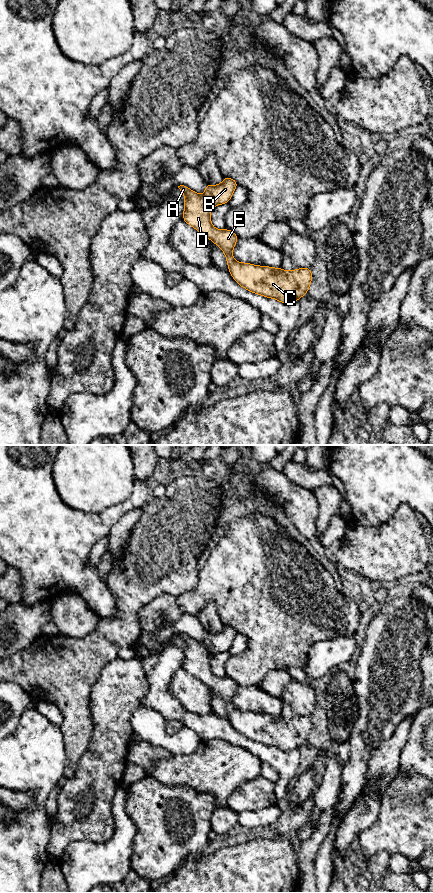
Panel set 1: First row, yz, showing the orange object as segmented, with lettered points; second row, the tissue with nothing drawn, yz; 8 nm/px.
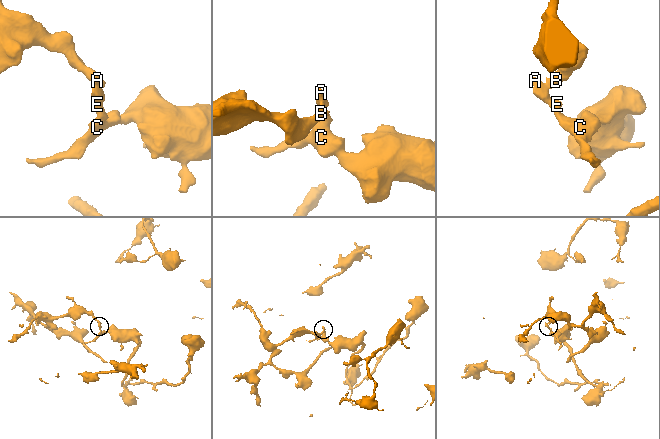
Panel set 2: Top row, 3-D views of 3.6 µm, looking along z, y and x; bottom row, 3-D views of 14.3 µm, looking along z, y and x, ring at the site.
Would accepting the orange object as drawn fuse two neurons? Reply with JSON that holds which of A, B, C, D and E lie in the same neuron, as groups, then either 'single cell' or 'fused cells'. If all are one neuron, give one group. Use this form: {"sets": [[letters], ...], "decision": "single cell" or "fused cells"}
{"sets": [["A", "C", "D", "E"], ["B"]], "decision": "fused cells"}

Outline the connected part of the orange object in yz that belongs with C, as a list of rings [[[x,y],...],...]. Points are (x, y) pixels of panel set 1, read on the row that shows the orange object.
[[[184,185],[178,188],[185,195],[183,221],[223,250],[228,270],[240,286],[281,303],[297,301],[308,292],[313,278],[310,267],[284,271],[282,268],[235,261],[232,251],[238,236],[229,229],[218,230],[212,226],[211,207],[205,195],[199,195]]]

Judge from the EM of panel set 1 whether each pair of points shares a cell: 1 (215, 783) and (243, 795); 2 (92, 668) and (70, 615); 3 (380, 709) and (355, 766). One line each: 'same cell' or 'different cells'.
1: different cells
2: different cells
3: same cell

